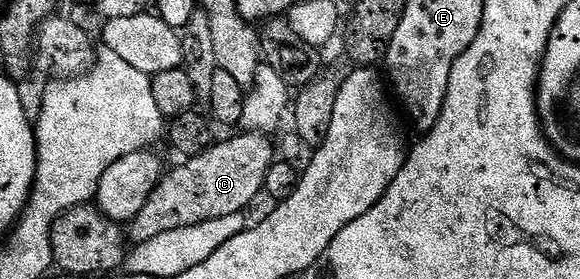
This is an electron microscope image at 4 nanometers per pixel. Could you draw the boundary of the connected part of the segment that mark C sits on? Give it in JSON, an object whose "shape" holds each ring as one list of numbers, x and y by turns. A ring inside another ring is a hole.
{"shape":[[244,131,239,134,226,141,219,140,206,152,187,158,173,170,171,168,135,219,129,222,127,242,138,246,166,231,245,212,246,207,264,191,264,180,274,162,274,143,272,147,273,138,261,133]]}

